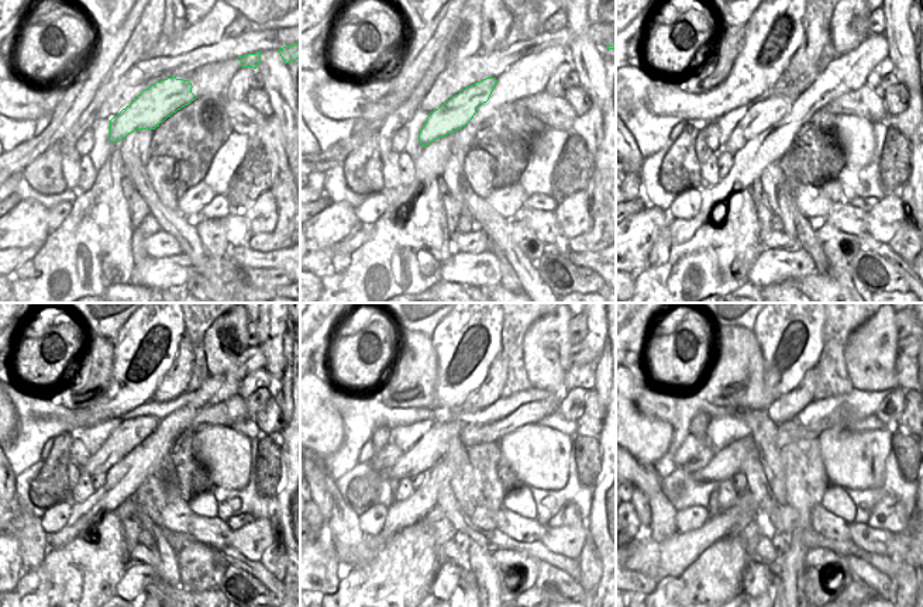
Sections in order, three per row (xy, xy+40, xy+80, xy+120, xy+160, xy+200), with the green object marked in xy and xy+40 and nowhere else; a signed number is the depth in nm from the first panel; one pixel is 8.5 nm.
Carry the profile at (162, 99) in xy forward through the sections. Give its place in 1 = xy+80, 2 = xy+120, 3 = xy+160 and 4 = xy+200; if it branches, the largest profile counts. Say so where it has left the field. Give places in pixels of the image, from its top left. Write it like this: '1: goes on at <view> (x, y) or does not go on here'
1: goes on at xy+80 (761, 116)
2: goes on at xy+120 (130, 433)
3: goes on at xy+160 (430, 448)
4: goes on at xy+200 (726, 462)

